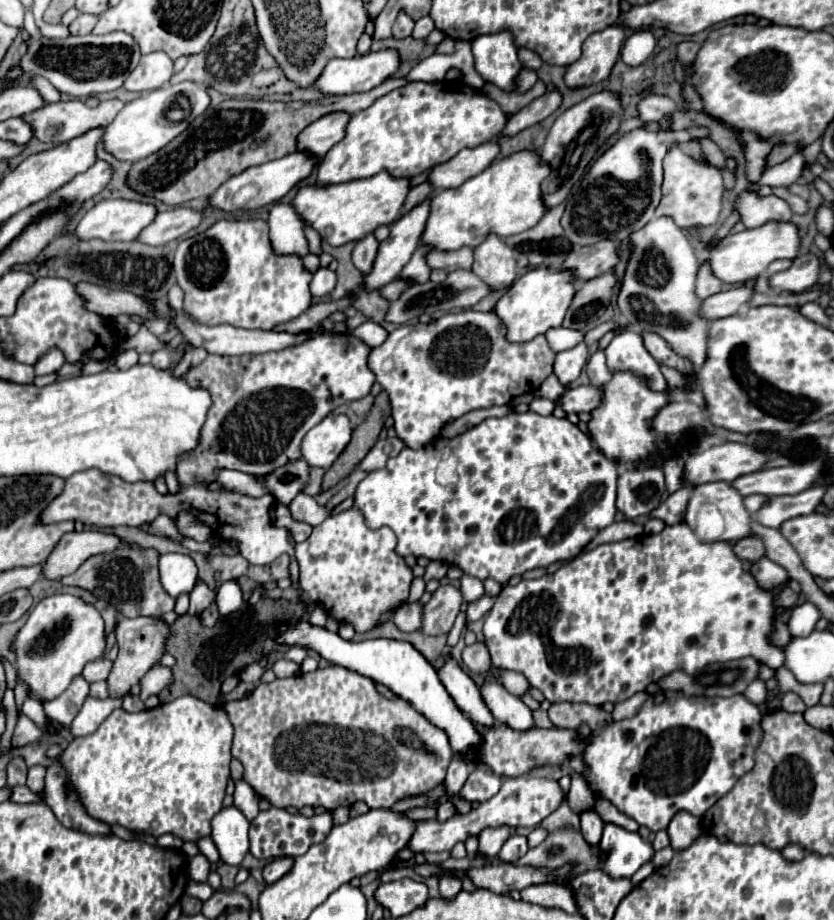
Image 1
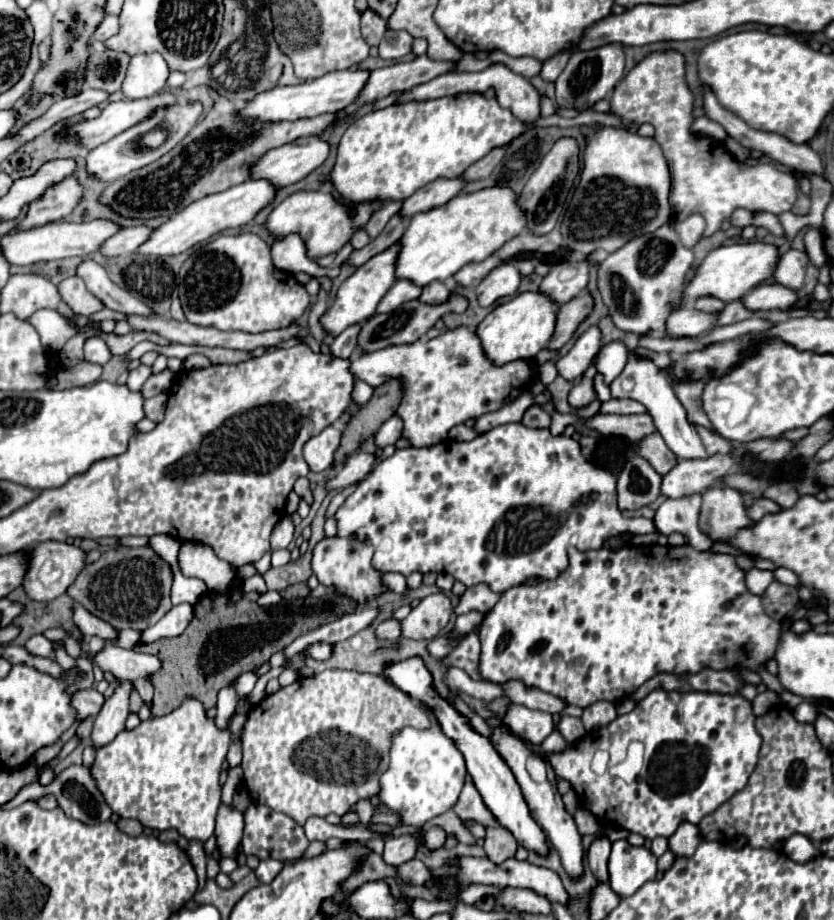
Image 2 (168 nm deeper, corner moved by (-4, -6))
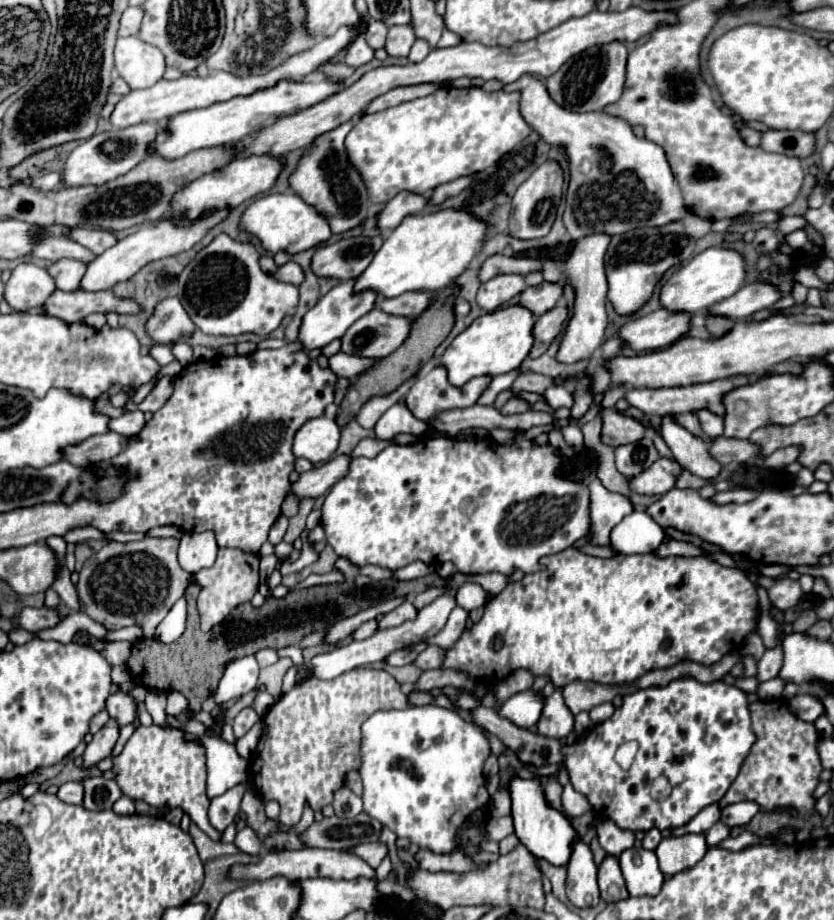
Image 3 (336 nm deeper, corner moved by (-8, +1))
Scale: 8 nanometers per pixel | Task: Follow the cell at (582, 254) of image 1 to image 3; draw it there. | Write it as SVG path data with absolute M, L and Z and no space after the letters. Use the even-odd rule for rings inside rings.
M566 279L556 281L556 283L544 281L540 285L526 287L520 295L520 305L528 307L534 315L544 315L548 309L552 309L562 299L564 285L566 285Z

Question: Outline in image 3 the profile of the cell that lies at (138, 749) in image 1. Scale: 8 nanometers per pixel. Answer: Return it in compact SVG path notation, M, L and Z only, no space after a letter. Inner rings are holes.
M140 725L126 741L120 755L110 755L114 779L130 799L142 799L152 807L180 807L214 841L220 833L208 821L210 799L206 795L206 749L202 743L184 741L186 731L174 725Z

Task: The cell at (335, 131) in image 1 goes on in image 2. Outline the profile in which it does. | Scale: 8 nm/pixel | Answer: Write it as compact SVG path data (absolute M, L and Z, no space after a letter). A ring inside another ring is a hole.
M308 136L268 150L250 166L248 176L252 180L268 180L276 190L290 186L314 168L318 168L328 156L328 144L318 136Z

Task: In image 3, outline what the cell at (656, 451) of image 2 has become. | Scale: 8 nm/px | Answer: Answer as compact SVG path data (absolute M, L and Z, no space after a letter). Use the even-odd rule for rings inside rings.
M604 409L604 427L602 427L602 441L606 445L626 445L626 443L636 443L642 441L646 435L646 427L628 417L618 413L616 409Z

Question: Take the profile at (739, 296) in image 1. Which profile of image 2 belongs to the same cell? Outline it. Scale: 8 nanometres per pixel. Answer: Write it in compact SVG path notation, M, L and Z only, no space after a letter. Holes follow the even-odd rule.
M692 306L676 308L666 320L666 336L668 338L698 338L712 330L716 322L714 314L700 312Z

